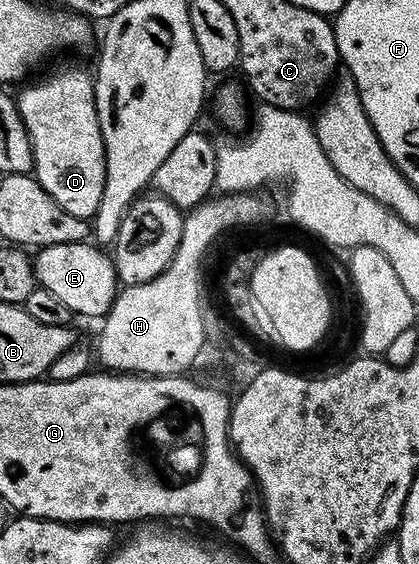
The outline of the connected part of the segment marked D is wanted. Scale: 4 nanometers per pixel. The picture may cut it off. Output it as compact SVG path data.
M84 71L64 73L56 76L54 79L46 80L45 83L38 84L37 87L28 87L21 95L18 95L18 106L20 115L24 119L24 128L28 130L28 139L32 142L34 177L40 182L42 189L46 189L46 193L50 193L50 197L54 201L58 201L58 205L62 205L62 209L66 209L66 213L74 213L74 217L78 217L79 219L91 220L93 218L92 214L95 216L100 210L106 169L104 168L104 142L102 141L100 122L98 121L98 113L96 112L96 89L89 72L88 75Z

